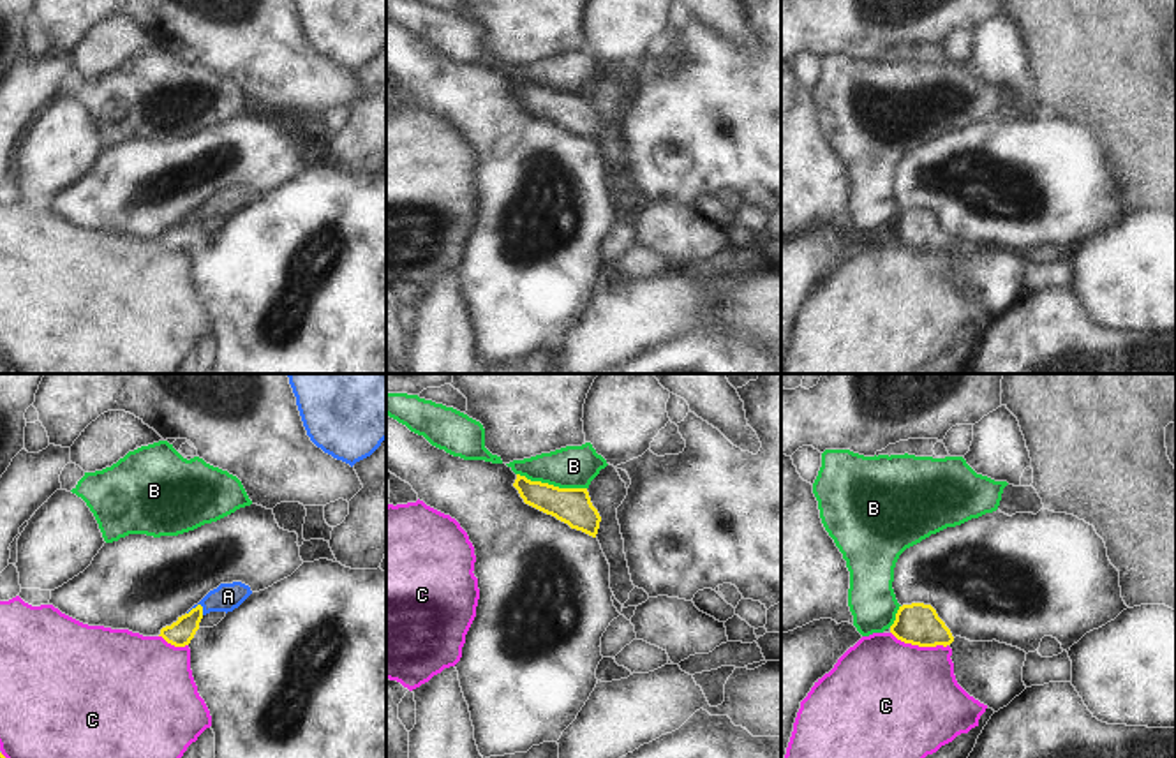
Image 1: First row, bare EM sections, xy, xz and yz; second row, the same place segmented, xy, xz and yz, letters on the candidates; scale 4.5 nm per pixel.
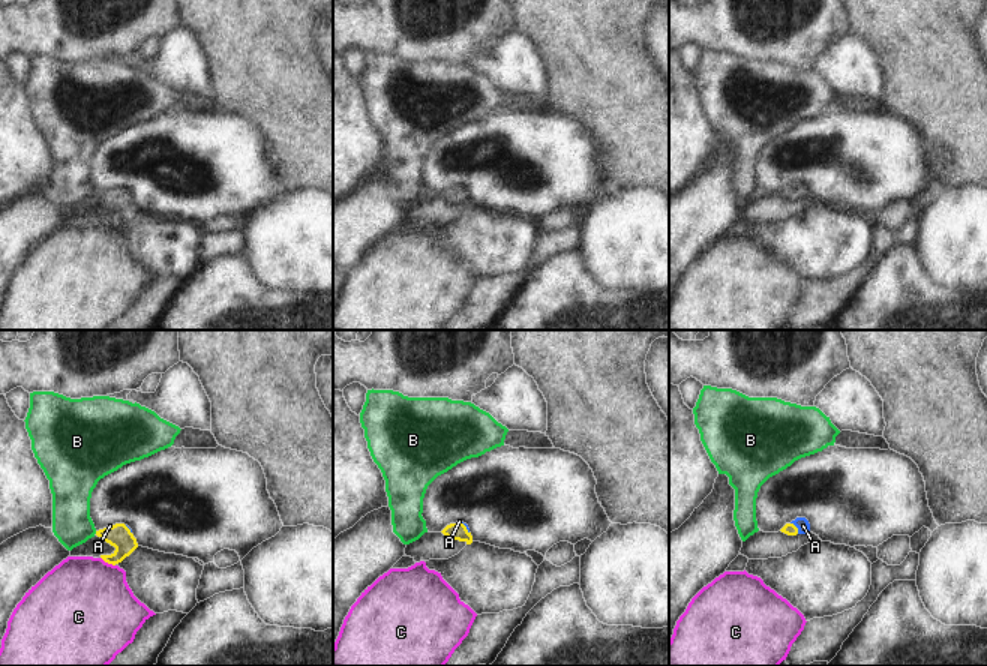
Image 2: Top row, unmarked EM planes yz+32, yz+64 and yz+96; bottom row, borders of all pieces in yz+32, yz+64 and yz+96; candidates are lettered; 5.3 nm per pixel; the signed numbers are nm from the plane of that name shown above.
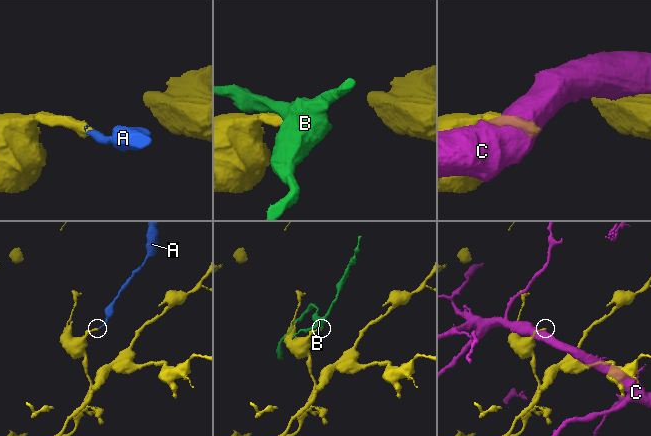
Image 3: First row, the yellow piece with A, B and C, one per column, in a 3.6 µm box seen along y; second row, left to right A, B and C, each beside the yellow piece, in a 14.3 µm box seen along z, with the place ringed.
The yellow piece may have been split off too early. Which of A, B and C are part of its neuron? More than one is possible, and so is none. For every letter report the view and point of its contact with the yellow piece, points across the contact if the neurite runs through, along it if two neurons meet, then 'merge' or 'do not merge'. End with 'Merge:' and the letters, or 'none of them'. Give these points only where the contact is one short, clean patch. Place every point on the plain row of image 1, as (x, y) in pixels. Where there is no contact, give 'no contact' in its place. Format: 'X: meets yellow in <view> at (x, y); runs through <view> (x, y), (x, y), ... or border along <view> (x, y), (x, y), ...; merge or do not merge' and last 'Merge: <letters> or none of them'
A: meets yellow in xy at (196, 212); runs through xy (180, 238), (194, 221), (196, 212), (228, 201); merge
B: meets yellow in xz at (552, 90); border along xz (517, 78), (559, 92), (586, 94); do not merge
C: meets yellow in yz at (919, 251); do not merge
Merge: A

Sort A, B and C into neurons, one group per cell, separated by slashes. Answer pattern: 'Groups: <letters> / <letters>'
Groups: A / B / C

